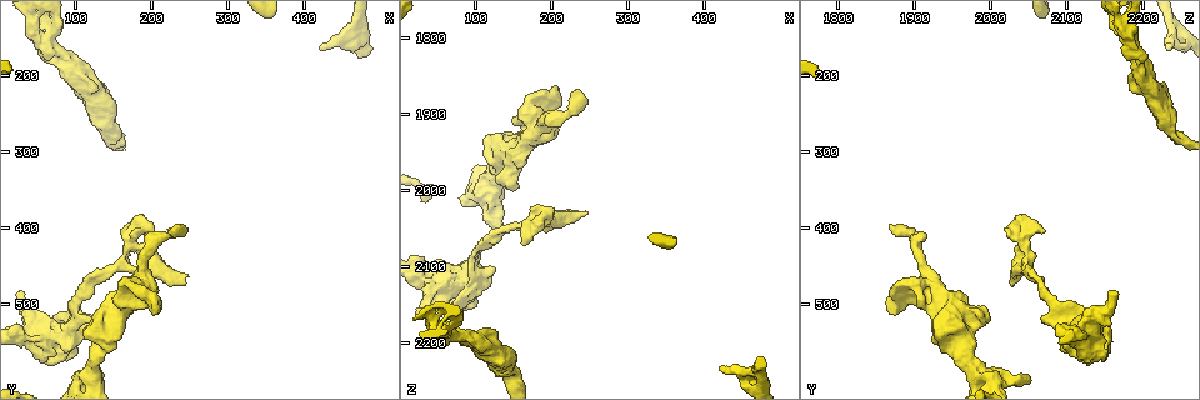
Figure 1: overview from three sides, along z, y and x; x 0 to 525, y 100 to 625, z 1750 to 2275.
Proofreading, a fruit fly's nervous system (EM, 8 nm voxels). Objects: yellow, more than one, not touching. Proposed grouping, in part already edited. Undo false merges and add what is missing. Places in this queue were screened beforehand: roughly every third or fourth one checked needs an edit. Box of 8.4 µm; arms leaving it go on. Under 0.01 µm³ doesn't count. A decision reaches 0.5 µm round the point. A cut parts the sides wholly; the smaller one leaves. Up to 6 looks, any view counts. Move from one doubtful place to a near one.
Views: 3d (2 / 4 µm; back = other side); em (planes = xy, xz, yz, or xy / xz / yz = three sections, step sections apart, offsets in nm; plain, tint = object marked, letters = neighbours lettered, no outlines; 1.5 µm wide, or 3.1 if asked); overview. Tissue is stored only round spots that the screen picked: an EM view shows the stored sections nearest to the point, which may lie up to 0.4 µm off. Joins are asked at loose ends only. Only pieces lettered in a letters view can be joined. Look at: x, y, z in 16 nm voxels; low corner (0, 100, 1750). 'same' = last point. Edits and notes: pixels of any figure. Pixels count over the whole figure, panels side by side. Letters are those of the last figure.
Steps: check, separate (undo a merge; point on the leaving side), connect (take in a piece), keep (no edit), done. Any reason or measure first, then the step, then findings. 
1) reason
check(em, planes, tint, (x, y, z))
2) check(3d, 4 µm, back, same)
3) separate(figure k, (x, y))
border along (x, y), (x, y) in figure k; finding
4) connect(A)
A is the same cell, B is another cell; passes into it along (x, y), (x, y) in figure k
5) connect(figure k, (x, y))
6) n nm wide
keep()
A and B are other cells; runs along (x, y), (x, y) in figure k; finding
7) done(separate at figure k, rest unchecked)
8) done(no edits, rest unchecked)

abrupt turn
check(3d, 4 µm, (180, 400, 2045))

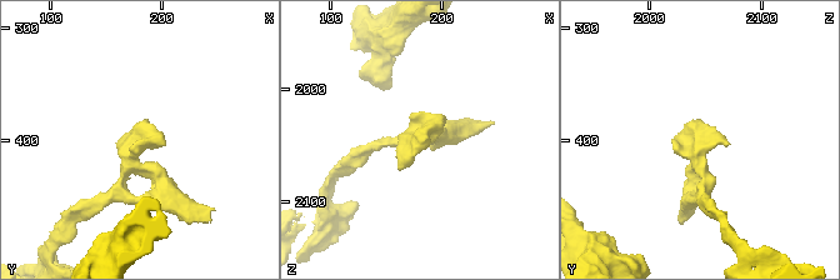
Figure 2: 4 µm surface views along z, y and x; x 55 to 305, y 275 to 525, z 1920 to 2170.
shape alone is not enough
check(em, planes, letters, (182, 400, 2040))

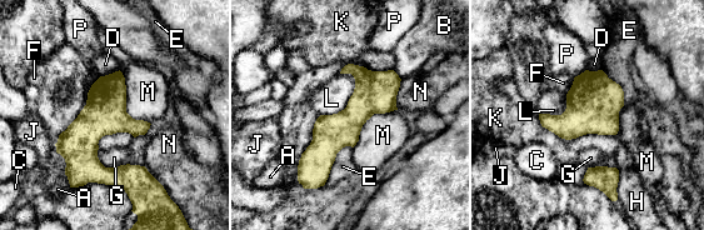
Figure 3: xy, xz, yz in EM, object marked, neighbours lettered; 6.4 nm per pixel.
keep()
A, B, C, D, E, F, G, H, J, K, L, M, N and P are other cells; runs along (390, 73), (325, 144), (311, 180) in figure 3; continuous, no second neuron

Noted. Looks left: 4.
check(em, yz, step 4, tint, (420, 165, 2235))

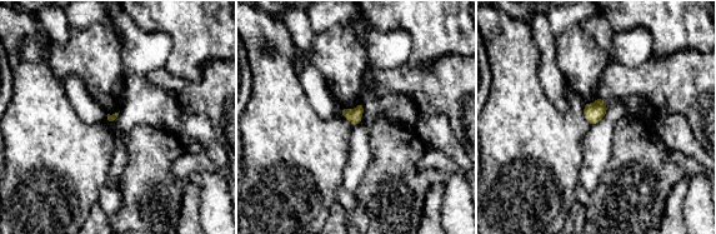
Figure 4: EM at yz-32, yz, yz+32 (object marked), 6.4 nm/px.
check(em, yz, step 4, letters, same)

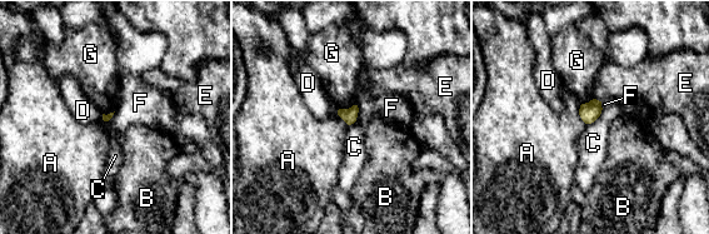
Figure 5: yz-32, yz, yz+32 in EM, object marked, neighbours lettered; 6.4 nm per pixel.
keep()
A, B, C, D, E, F and G are other cells; border along (358, 105), (358, 116), (354, 122) in figure 5; no lettered piece goes on from it

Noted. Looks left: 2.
branch stops here
check(3d, 4 µm, (225, 395, 1865))

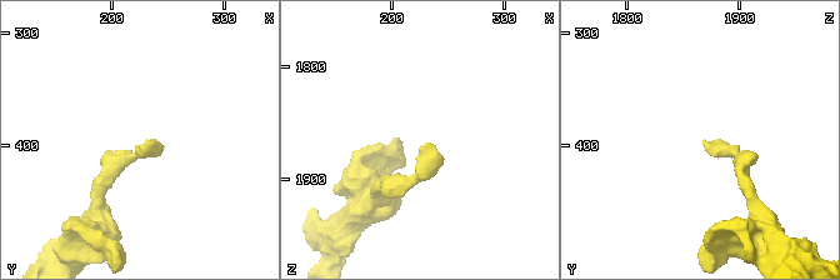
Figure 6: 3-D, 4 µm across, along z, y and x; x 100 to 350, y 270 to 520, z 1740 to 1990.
now the EM
check(em, planes, letters, (228, 394, 1868))

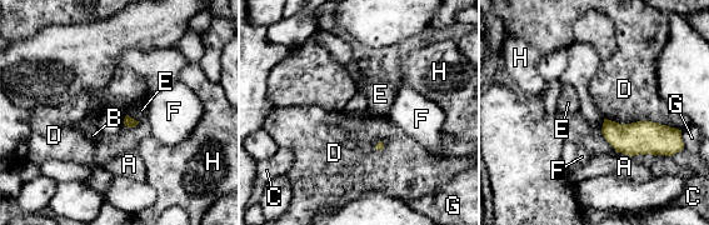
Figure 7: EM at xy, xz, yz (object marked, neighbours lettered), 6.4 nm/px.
keep()
A, B, C, D, E, F, G and H are other cells; none of them fits

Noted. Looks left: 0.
done(no edits, rest unchecked)

